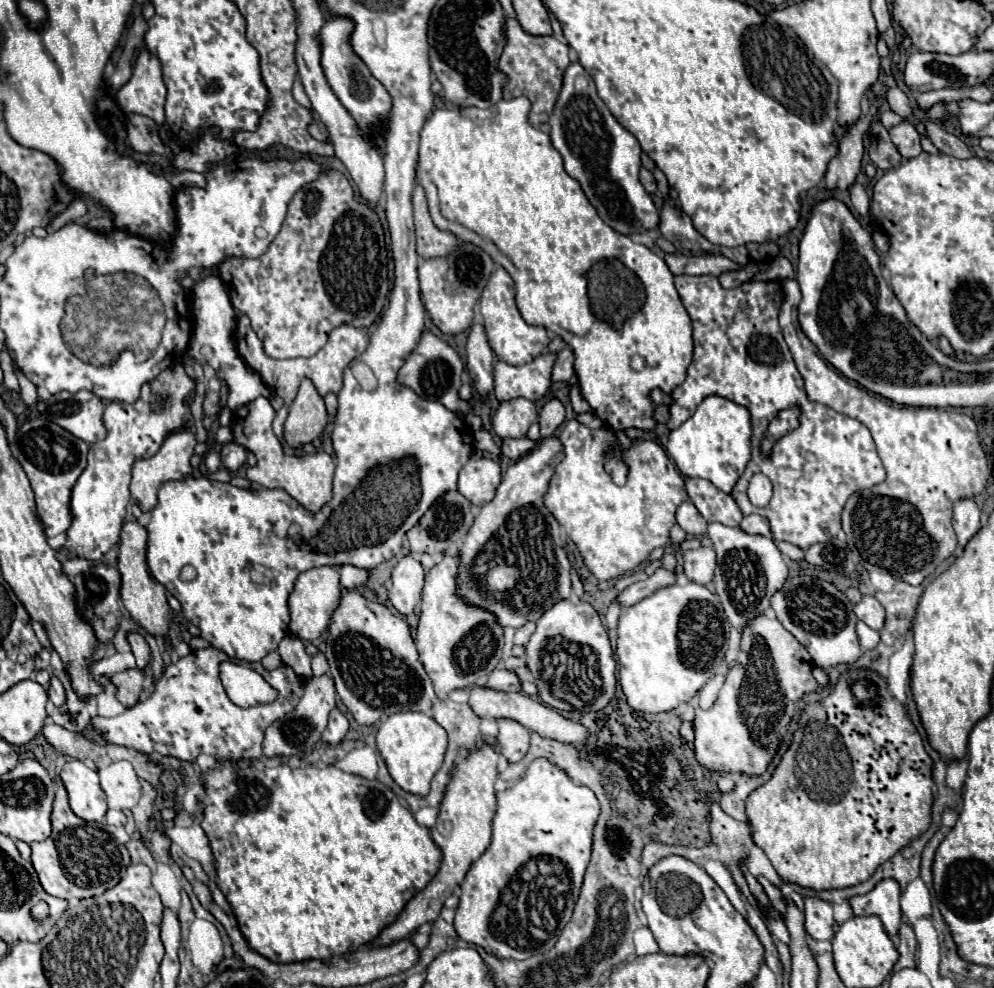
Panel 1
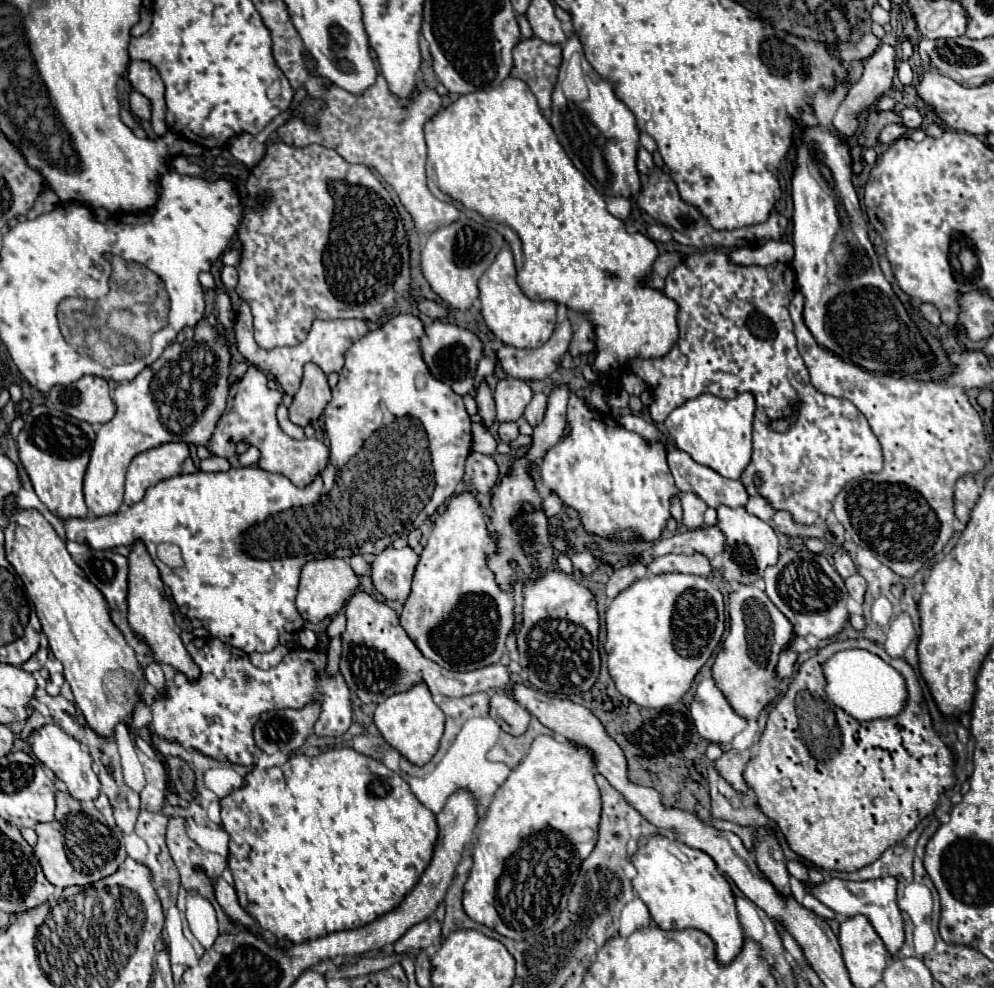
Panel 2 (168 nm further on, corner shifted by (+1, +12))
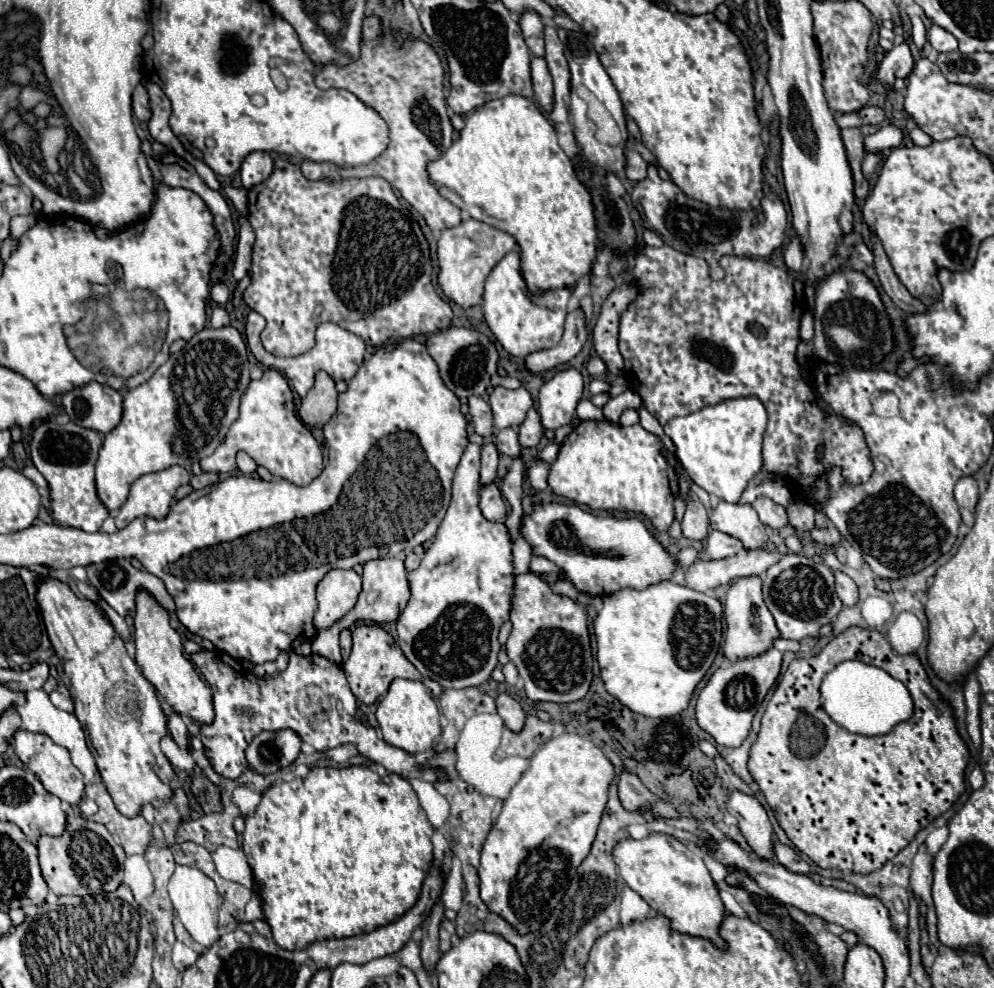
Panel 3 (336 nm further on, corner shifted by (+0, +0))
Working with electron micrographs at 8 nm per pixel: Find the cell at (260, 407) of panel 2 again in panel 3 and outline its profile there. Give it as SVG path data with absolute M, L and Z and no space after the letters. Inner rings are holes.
M266 369L260 381L252 381L248 391L242 397L240 403L240 417L236 419L236 423L228 429L224 441L220 443L220 447L206 459L200 461L202 471L212 471L212 473L234 473L236 471L236 453L244 451L248 453L258 465L266 467L270 473L274 473L276 477L282 477L286 481L292 481L296 485L308 485L316 475L320 475L320 471L324 469L322 465L322 451L318 441L312 437L310 429L296 417L294 409L290 409L294 405L294 395L292 389L286 381L286 377L276 371L276 369Z

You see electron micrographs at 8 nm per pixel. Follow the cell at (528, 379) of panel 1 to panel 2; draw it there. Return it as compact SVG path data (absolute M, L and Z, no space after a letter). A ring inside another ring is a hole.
M565 319L551 339L537 349L517 349L503 345L497 351L497 363L507 377L533 381L547 379L561 363L571 341L571 323Z

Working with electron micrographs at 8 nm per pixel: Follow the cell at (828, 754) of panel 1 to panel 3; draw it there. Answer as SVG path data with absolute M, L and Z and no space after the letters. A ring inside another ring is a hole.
M848 627L818 655L794 659L788 665L764 711L758 739L750 751L748 769L788 839L820 867L864 875L880 869L888 859L902 851L920 829L930 825L938 815L946 813L964 791L964 771L970 761L968 747L958 735L952 707L950 711L940 705L936 707L936 703L928 699L930 693L936 693L936 689L932 687L920 657L916 653L894 653L888 637L876 629ZM846 659L858 659L874 667L884 667L884 671L896 675L896 679L900 679L912 695L912 719L896 725L888 735L878 737L850 733L834 723L822 709L820 683L828 671ZM790 739L796 739L796 753L790 747Z

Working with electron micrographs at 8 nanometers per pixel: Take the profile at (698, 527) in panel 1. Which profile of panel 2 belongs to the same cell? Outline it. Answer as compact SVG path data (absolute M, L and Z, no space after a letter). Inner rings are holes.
M683 493L681 507L683 507L683 525L687 529L697 529L703 525L703 513L705 513L707 505L703 503L703 499L699 499L699 495Z

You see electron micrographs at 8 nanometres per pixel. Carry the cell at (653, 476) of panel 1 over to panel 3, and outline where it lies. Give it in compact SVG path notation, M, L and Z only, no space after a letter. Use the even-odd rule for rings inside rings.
M582 421L572 433L560 443L560 453L550 467L548 485L552 491L564 499L578 505L588 505L590 509L604 511L634 511L644 513L658 531L668 531L674 521L674 499L680 493L674 469L664 457L662 439L648 433L640 423L624 427L612 421Z

